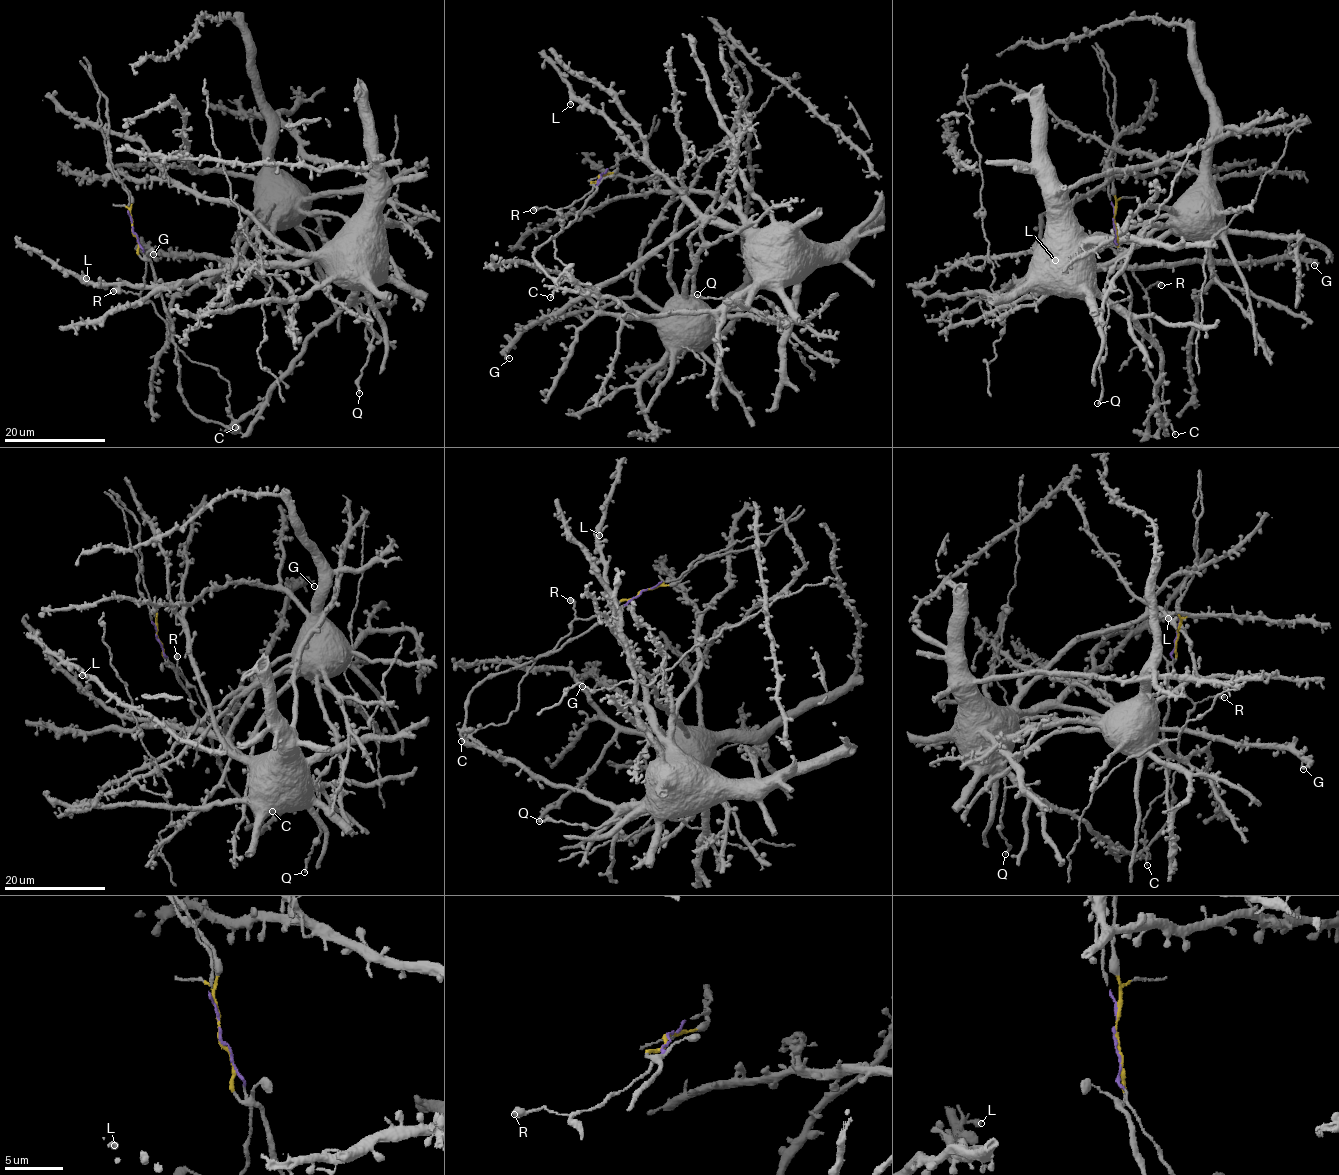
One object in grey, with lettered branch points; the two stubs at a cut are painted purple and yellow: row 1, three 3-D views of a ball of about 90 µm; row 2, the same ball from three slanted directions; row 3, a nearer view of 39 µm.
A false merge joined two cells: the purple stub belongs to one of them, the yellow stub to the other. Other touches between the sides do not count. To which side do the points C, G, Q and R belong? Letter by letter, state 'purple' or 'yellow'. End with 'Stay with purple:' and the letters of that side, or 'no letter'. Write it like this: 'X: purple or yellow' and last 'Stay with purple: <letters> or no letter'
C: purple
G: yellow
Q: yellow
R: purple
Stay with purple: C, R

